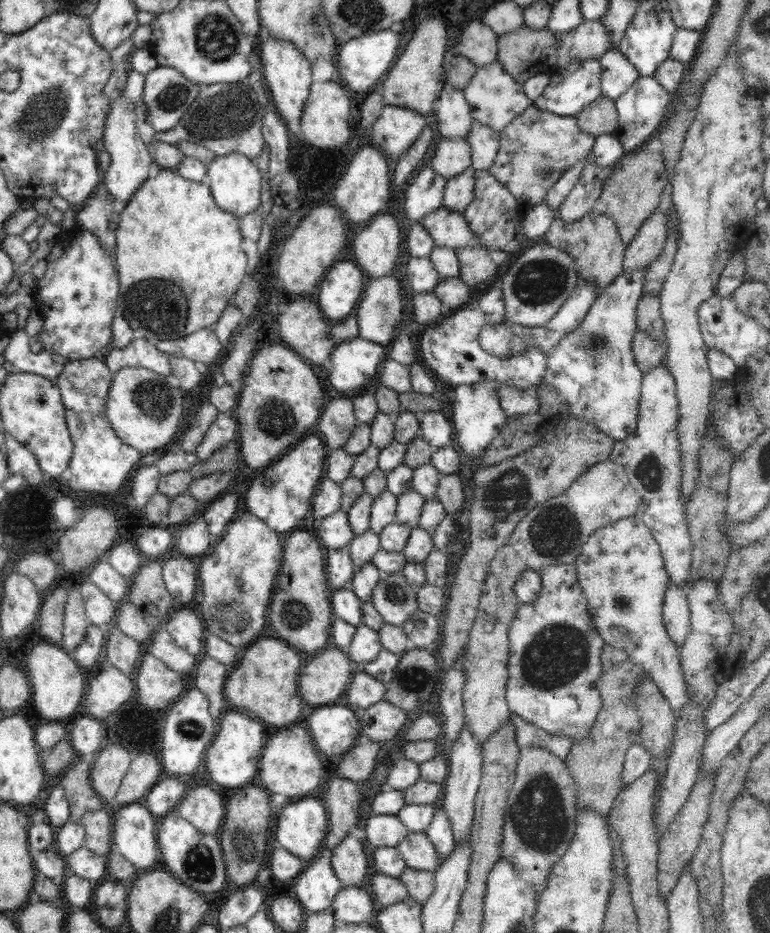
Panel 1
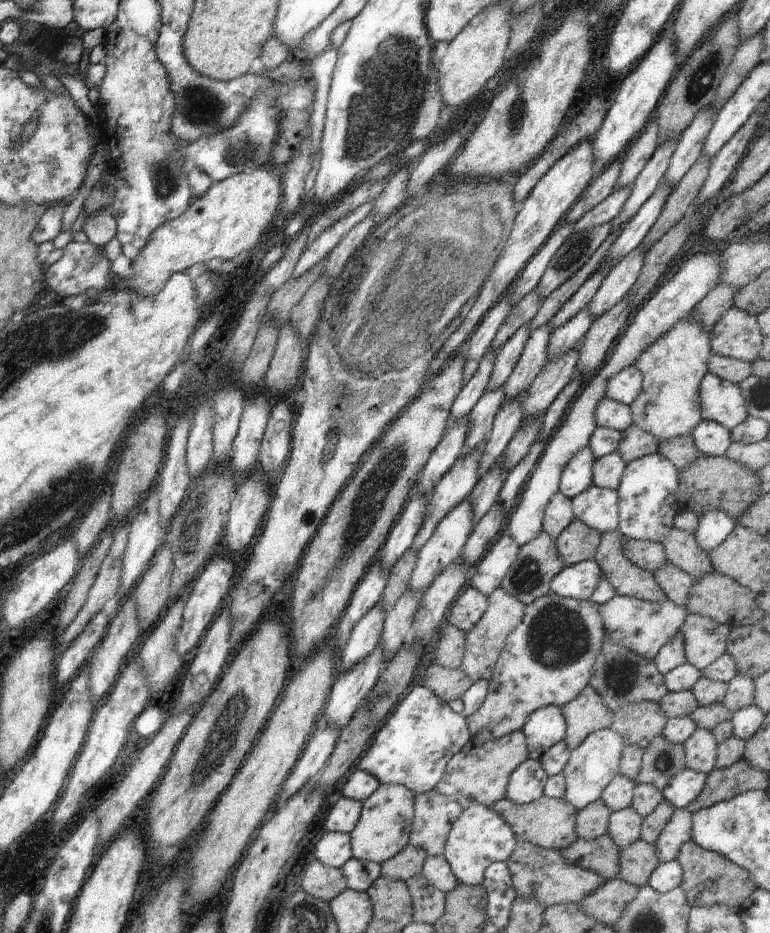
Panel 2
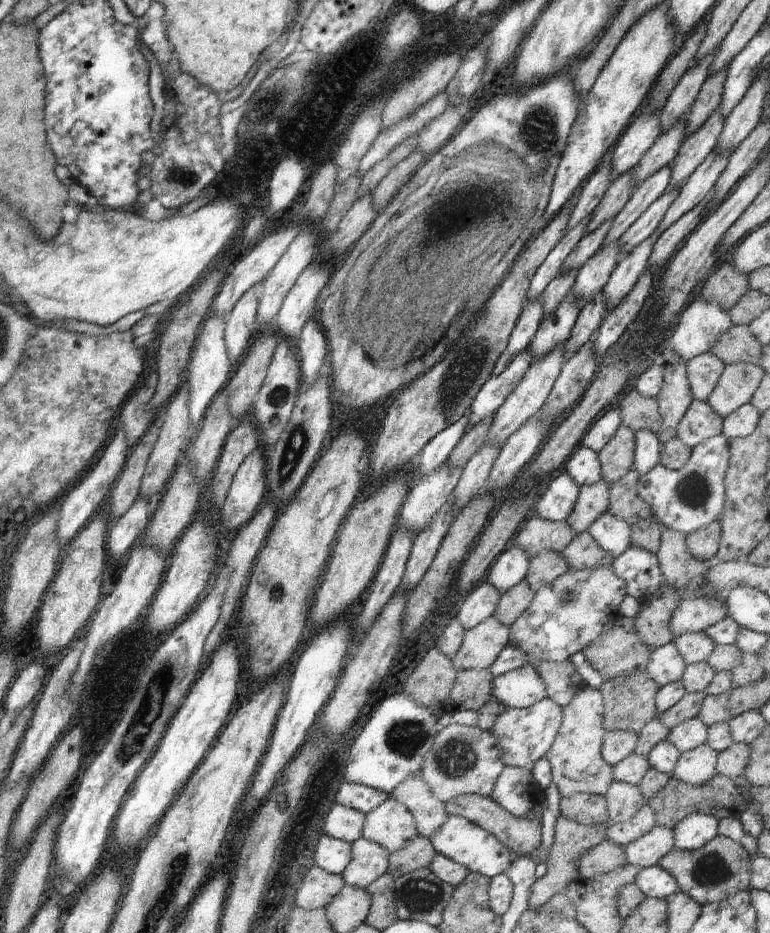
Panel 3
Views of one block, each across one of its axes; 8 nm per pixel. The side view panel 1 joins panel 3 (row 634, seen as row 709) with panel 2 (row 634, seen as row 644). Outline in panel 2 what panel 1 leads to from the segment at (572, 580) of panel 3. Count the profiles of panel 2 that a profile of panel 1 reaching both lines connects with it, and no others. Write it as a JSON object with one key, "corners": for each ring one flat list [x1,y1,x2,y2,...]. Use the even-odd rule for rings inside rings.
{"corners":[[548,593,525,605,522,622,506,638,489,678,482,706,465,718,474,741,493,741,522,730,529,714,552,705,561,707,589,684,605,626,598,605]]}

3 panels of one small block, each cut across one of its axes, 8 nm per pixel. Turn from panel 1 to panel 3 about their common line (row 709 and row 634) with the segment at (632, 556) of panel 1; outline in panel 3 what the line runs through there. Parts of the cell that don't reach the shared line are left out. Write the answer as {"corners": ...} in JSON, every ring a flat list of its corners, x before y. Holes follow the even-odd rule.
{"corners":[[714,595,681,599,678,608,672,612,670,632,673,637,688,632,703,632,728,615,725,602]]}

